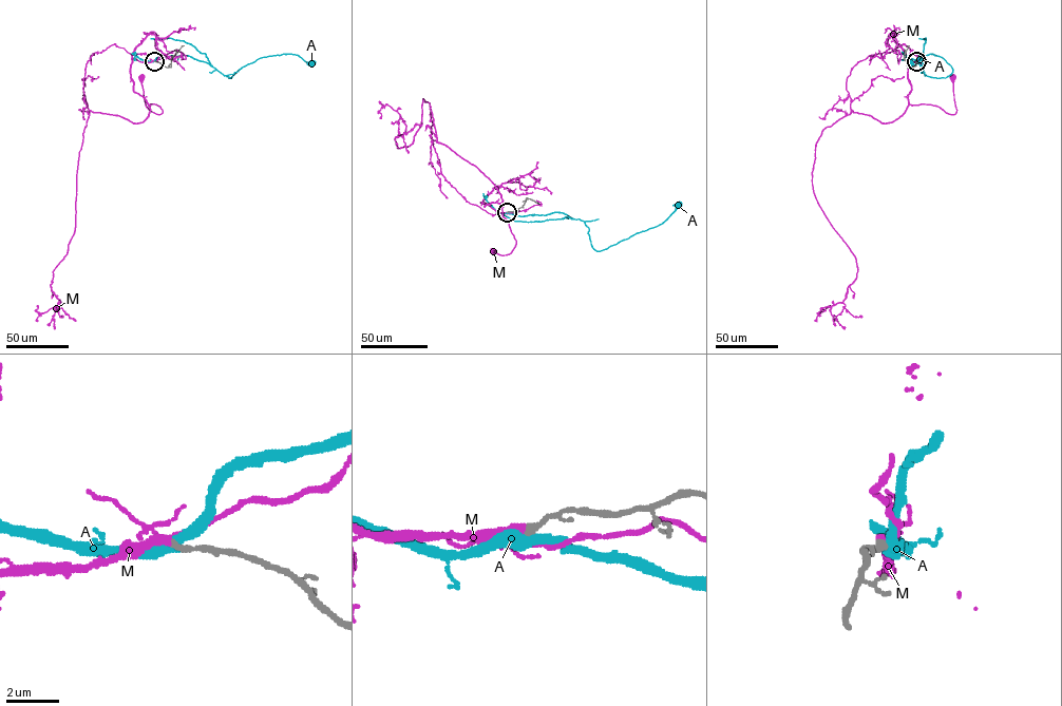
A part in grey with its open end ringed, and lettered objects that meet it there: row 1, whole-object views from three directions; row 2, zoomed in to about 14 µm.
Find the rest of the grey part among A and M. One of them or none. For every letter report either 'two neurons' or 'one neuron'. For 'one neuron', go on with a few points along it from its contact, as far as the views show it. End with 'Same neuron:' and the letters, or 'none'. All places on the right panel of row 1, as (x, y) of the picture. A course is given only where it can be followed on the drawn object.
A: two neurons
M: one neuron; course (916, 61), (908, 58), (911, 86), (909, 105), (936, 106), (954, 114), (952, 77)
Same neuron: M

